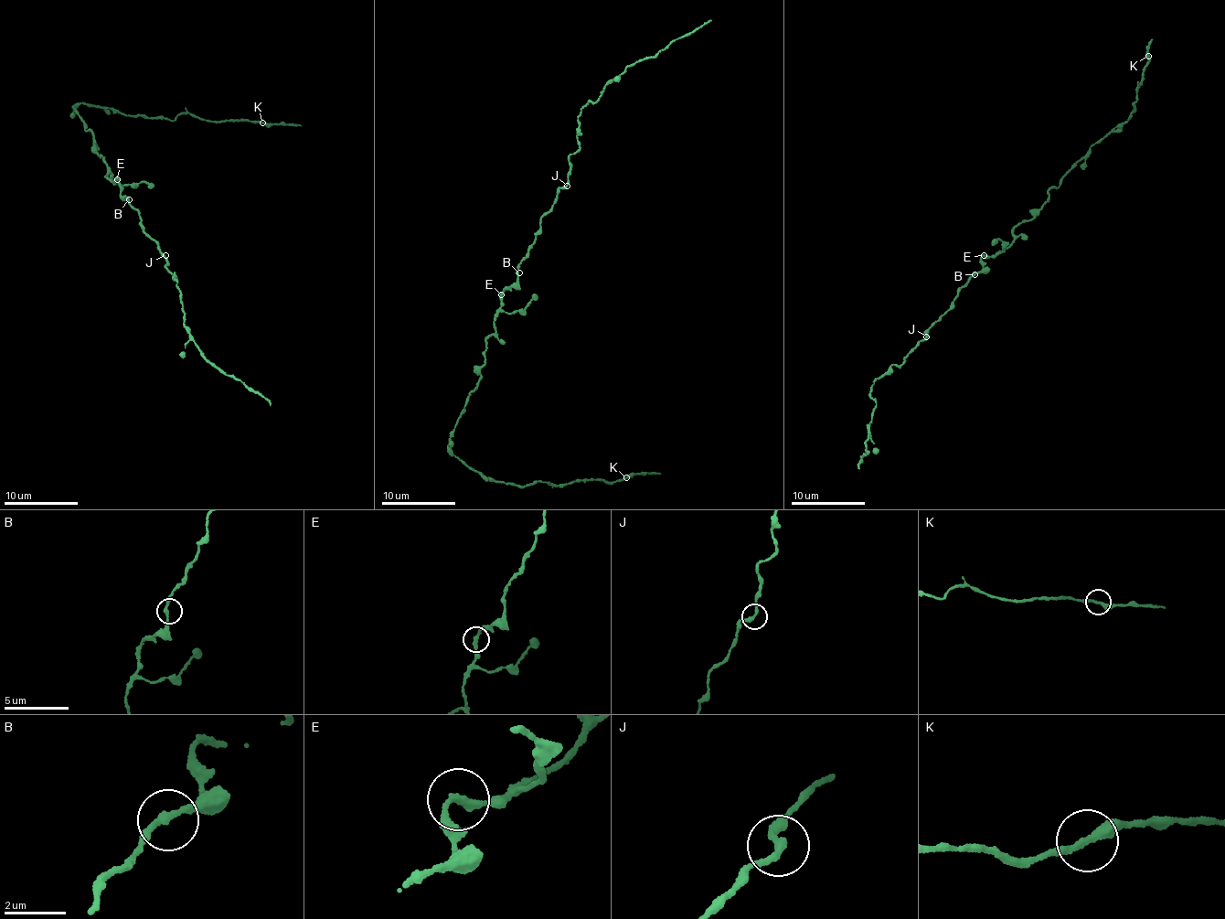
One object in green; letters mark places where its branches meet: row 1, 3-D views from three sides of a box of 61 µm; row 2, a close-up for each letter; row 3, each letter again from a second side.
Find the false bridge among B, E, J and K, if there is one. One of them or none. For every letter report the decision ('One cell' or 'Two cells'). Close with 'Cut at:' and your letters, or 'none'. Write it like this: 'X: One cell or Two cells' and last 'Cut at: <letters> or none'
B: One cell
E: One cell
J: One cell
K: One cell
Cut at: none

